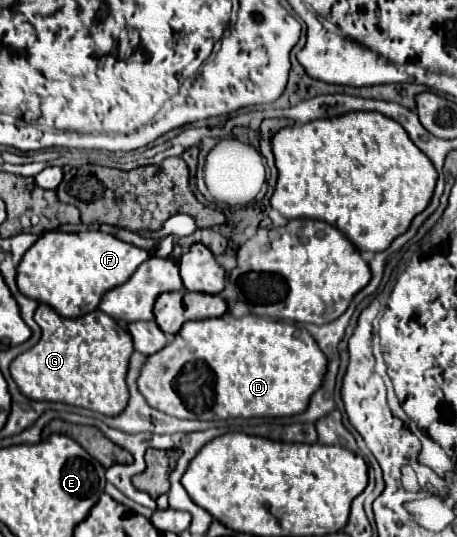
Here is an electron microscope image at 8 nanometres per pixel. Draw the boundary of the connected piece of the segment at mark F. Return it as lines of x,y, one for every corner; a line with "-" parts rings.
46,232
20,260
16,284
24,296
52,306
64,318
78,318
94,312
104,292
124,284
150,258
150,252
106,232

